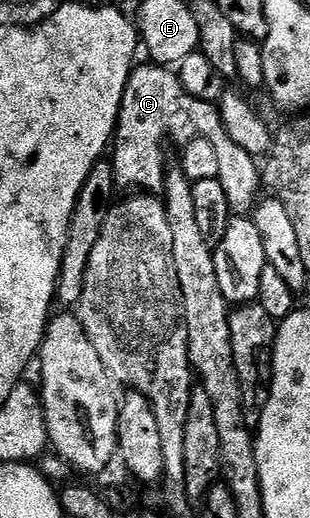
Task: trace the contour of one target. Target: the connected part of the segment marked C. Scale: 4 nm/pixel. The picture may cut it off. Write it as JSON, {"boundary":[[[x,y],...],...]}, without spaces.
{"boundary":[[[154,63],[136,64],[131,71],[131,77],[127,81],[127,86],[121,99],[121,108],[119,108],[119,124],[113,138],[113,152],[109,160],[115,169],[115,183],[120,190],[127,189],[131,191],[159,191],[163,188],[165,180],[165,164],[159,158],[159,132],[164,129],[171,137],[183,137],[187,139],[192,136],[191,125],[196,130],[198,136],[208,140],[215,145],[217,149],[218,162],[220,164],[220,173],[218,175],[220,183],[225,187],[227,198],[231,204],[231,212],[235,215],[247,215],[255,208],[256,201],[260,200],[261,192],[261,165],[256,158],[249,155],[249,151],[241,151],[233,139],[225,131],[221,123],[221,115],[218,108],[210,101],[193,99],[185,87],[181,87],[181,79],[174,68],[165,65],[156,65]]]}

